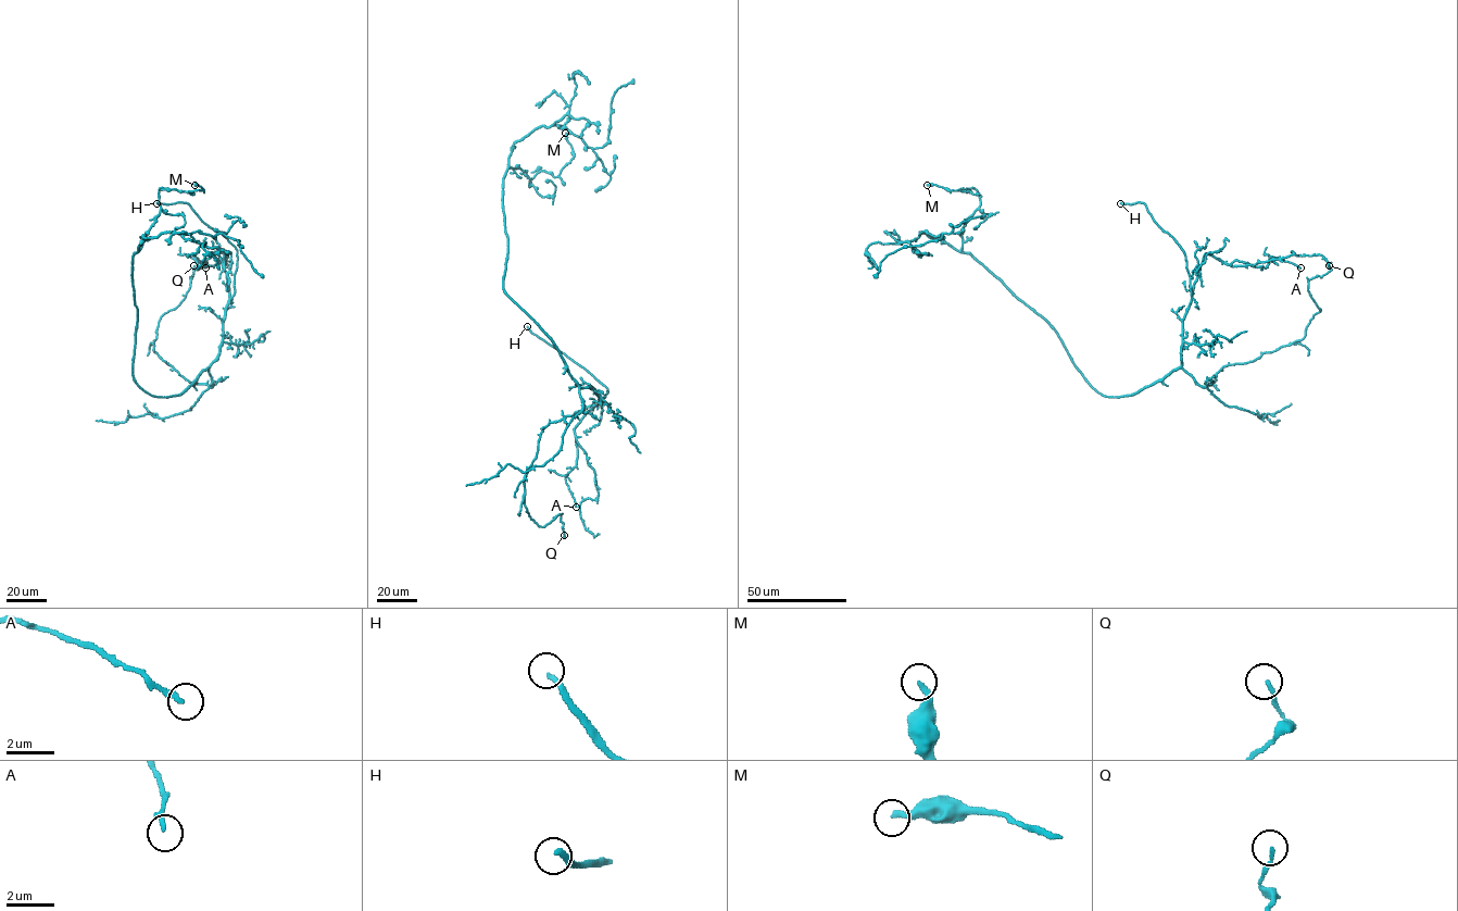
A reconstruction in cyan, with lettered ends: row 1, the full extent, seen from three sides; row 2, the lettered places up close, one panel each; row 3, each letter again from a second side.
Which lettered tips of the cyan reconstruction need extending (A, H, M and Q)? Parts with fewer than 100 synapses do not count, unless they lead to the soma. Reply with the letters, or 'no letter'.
H

